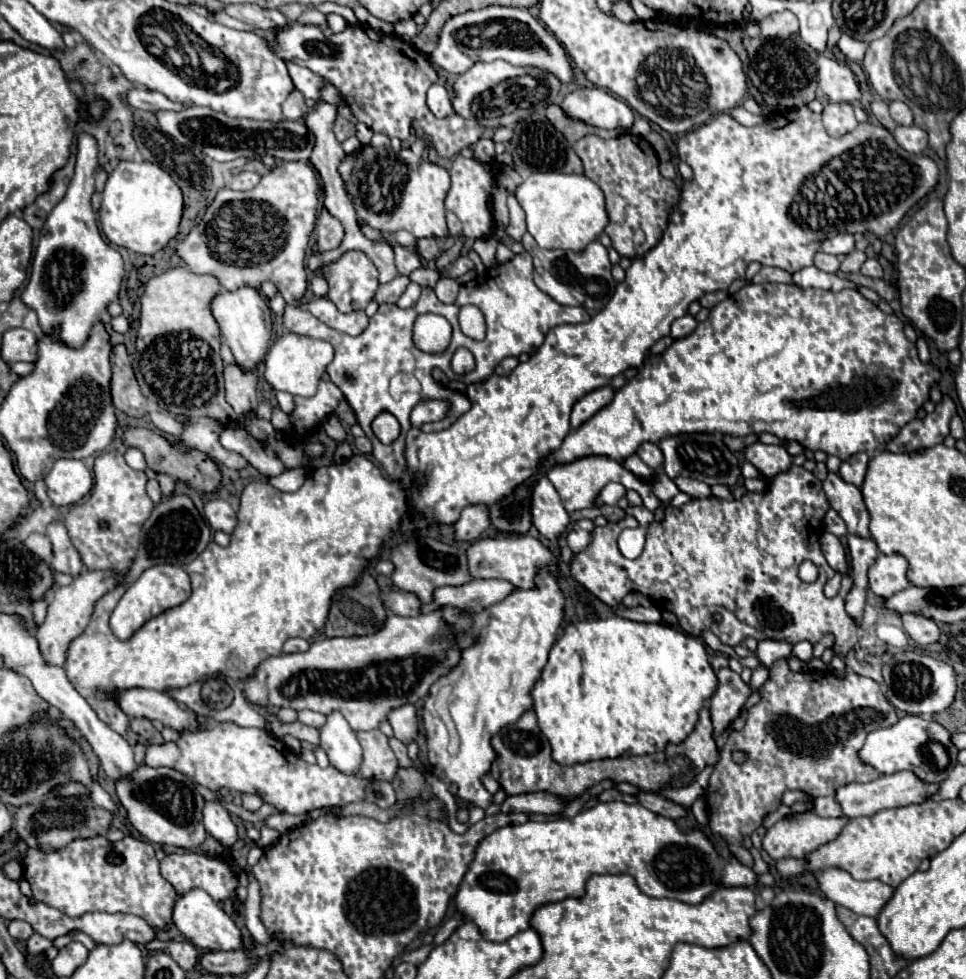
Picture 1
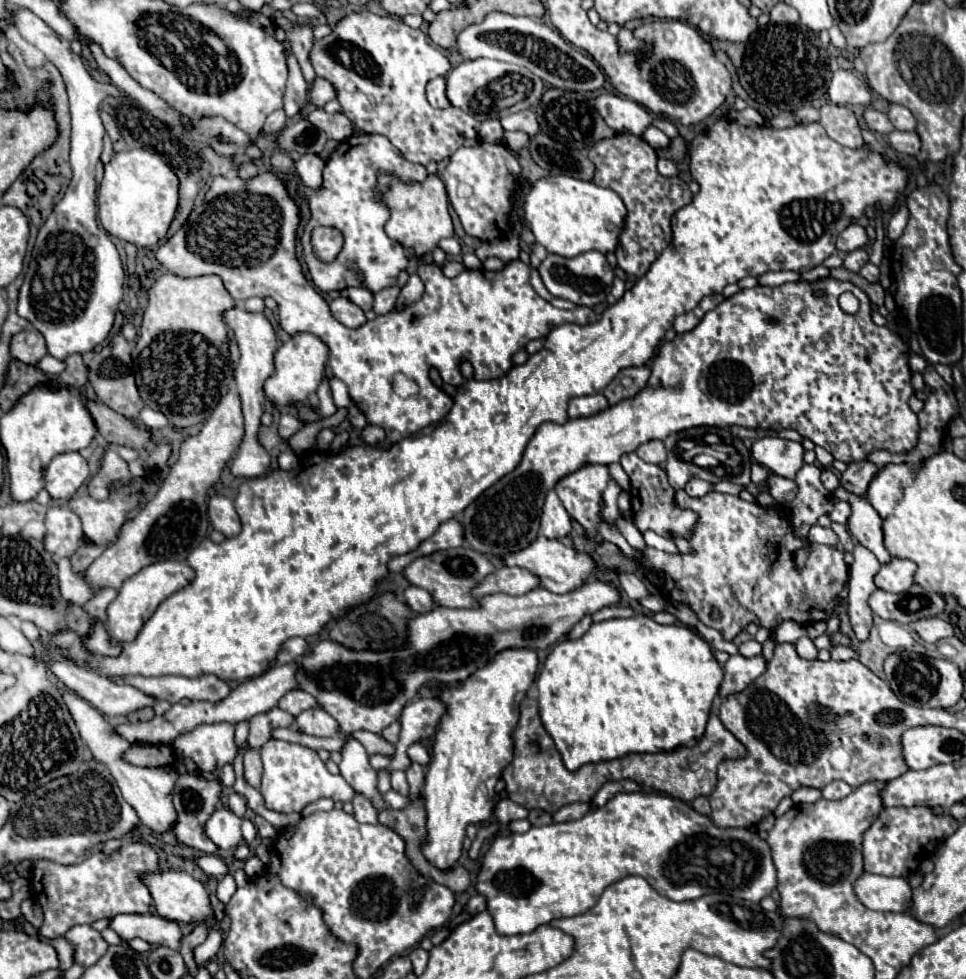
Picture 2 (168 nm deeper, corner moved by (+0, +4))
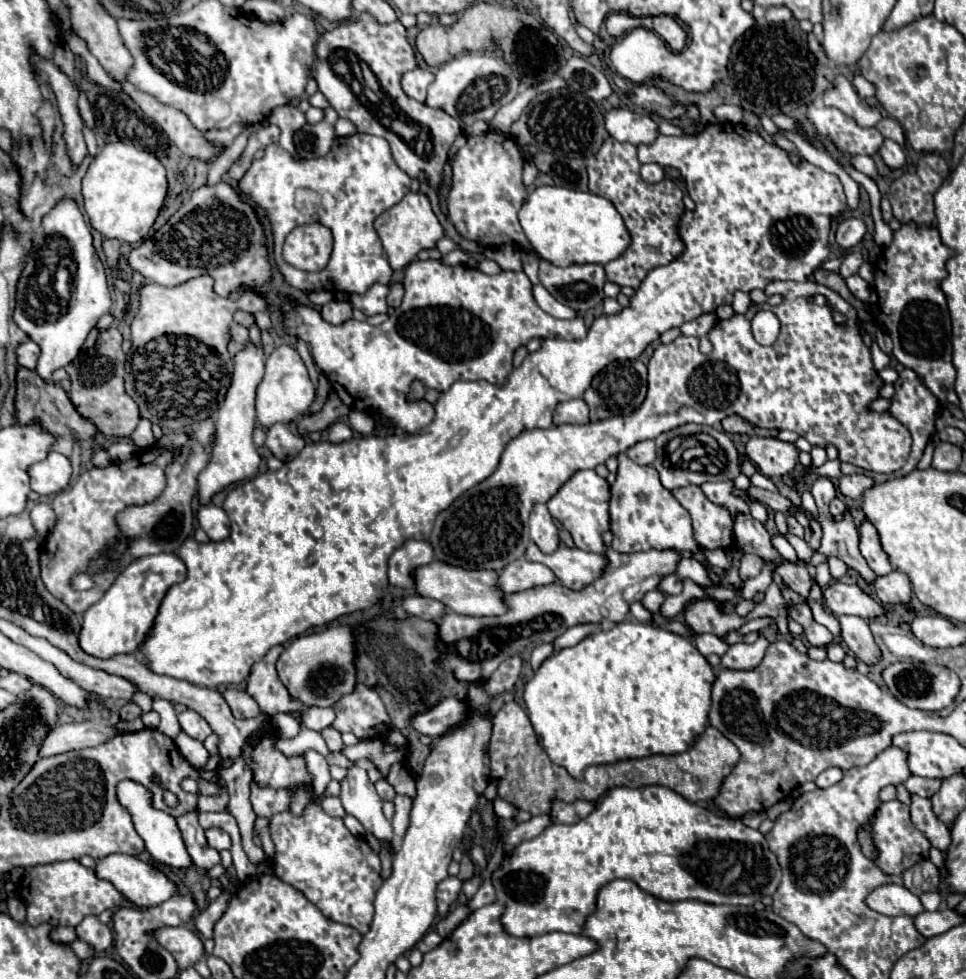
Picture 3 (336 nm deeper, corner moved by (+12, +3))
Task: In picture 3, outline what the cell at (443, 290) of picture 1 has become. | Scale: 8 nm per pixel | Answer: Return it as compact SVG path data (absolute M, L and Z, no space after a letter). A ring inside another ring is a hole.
M456 248L456 250L452 250L450 254L446 254L444 258L442 258L442 264L448 264L448 266L456 266L456 264L466 264L468 262L468 254L464 252L464 250L460 248Z

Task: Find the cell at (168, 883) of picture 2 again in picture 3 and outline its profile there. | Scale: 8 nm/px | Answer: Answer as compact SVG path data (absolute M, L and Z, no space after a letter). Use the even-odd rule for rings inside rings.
M112 854L106 856L100 864L96 864L96 874L108 882L112 882L116 886L116 890L122 892L122 896L126 900L130 900L132 904L136 904L138 908L154 908L160 906L162 902L170 900L172 896L178 894L176 884L158 868L154 868L148 862L138 860L136 856L128 856L128 854Z

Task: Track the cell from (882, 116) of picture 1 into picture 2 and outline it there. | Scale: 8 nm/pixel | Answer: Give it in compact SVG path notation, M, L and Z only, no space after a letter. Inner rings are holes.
M872 107L864 109L862 121L864 121L866 129L876 131L876 133L880 133L880 135L888 135L888 133L894 129L892 123L890 123L890 119L888 119L888 115L884 115L884 113L880 113L880 111L872 109Z

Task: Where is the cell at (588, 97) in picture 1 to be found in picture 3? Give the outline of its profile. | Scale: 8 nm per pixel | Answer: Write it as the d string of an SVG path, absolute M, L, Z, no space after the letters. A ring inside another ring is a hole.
M612 108L604 114L606 130L618 142L630 144L650 144L658 136L656 122L640 112L630 108Z

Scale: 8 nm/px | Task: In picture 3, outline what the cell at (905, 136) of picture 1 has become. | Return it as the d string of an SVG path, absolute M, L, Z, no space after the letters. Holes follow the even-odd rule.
M884 140L880 146L880 156L884 158L888 168L900 168L906 164L906 154L902 150L902 146L894 140Z

